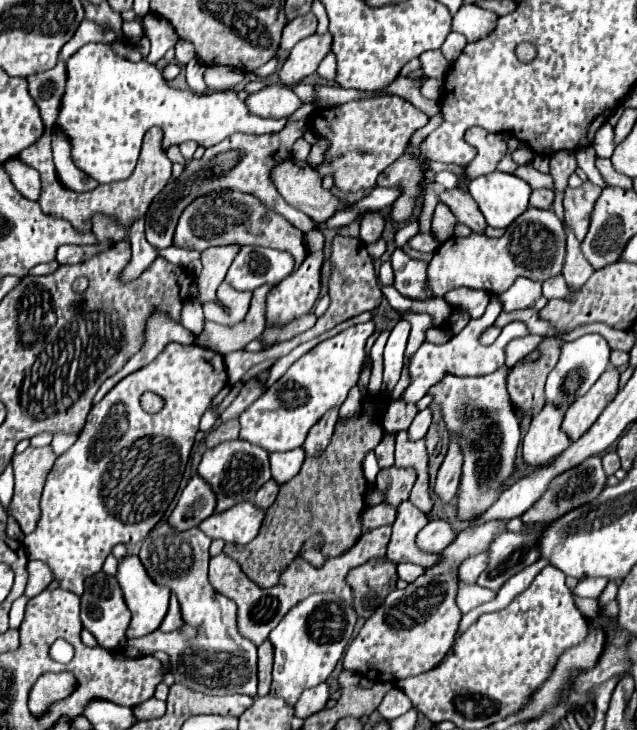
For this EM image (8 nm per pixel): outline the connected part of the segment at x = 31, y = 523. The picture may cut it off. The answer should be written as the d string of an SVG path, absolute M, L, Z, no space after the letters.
M50 446L26 448L22 454L14 454L12 458L16 484L10 512L24 534L30 534L36 528L40 516L40 494L54 460L56 456L52 454Z

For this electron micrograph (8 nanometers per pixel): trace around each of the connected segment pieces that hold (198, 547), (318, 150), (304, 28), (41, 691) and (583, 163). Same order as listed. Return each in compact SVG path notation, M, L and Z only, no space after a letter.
M162 522L146 536L138 556L140 556L148 576L158 586L166 586L166 588L170 588L170 592L176 594L176 598L180 602L184 626L170 634L156 630L144 637L128 640L122 649L123 654L130 658L137 658L139 653L145 656L151 655L156 650L162 650L170 656L170 668L172 668L174 680L194 692L212 694L212 696L226 696L226 694L256 696L256 646L250 640L244 640L236 630L236 604L232 604L230 598L216 594L208 582L208 558L210 558L208 548L210 548L210 540L198 528L192 528L186 532L176 532L166 522Z
M318 140L314 146L312 146L312 152L310 152L310 156L308 156L308 164L310 166L316 166L316 164L320 164L322 160L324 160L324 150L326 150L326 142L324 140Z
M312 12L304 14L304 16L298 16L296 20L288 22L284 26L284 32L282 32L282 38L280 38L280 48L282 50L292 50L294 44L298 44L302 38L306 36L312 36L316 32L316 16Z
M68 672L44 674L29 693L28 707L34 714L44 714L48 704L66 698L74 690L74 676Z
M588 146L588 148L580 148L578 152L575 152L575 156L578 167L586 173L588 180L594 182L596 186L602 186L602 188L604 188L606 184L604 184L600 172L598 172L596 166L594 166L594 160L596 160L596 152L594 152L594 148L592 148L592 146Z

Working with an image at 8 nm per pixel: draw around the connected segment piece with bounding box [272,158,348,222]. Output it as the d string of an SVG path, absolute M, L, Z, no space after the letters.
M288 158L272 168L272 182L290 206L308 214L314 222L324 222L336 210L348 206L330 190L322 188L320 176L306 162L298 162L294 158Z

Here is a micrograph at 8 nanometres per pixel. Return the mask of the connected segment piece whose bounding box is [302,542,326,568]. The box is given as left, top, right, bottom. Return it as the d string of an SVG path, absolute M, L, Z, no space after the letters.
M310 542L310 546L306 546L306 548L304 548L302 558L306 558L314 568L316 568L316 566L322 566L322 564L324 564L324 560L326 560L326 558L320 554L320 550L316 550L316 548L314 548L314 542Z

